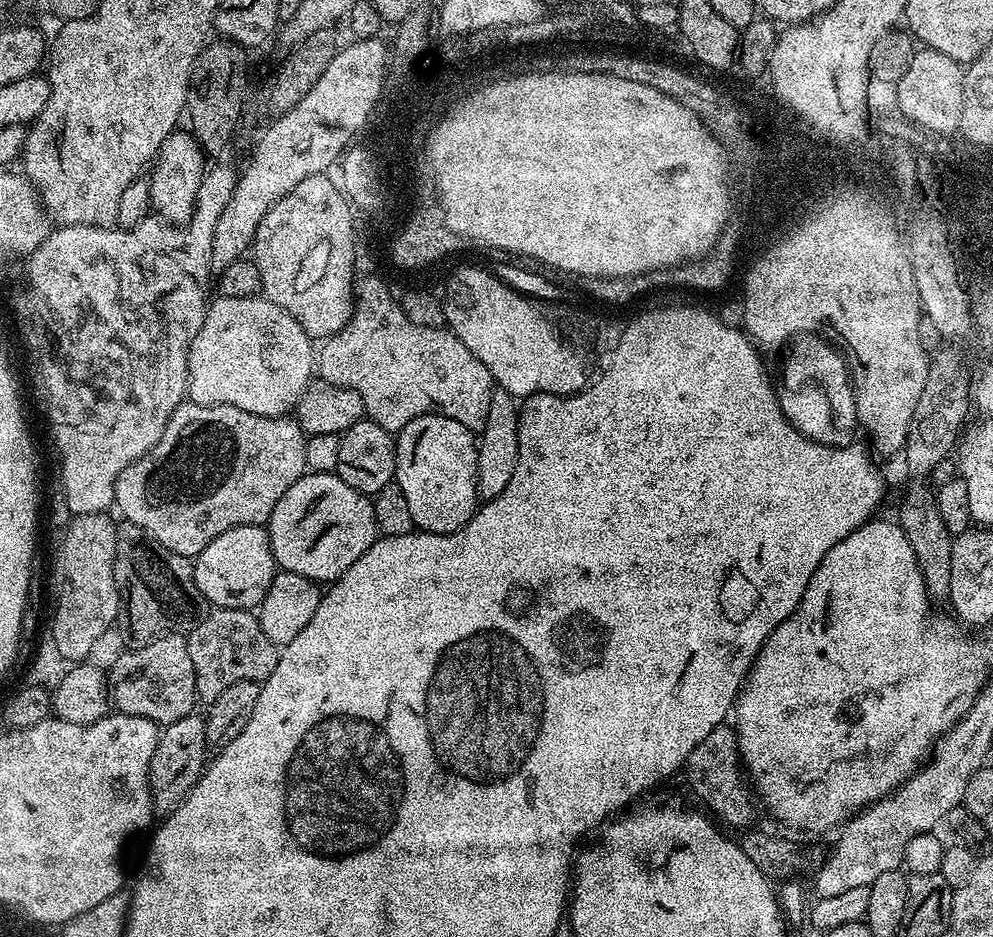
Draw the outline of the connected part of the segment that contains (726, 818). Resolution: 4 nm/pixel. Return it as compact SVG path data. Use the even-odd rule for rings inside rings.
M731 723L714 726L714 730L710 730L710 734L706 734L706 738L698 742L698 746L694 746L686 765L687 772L689 786L696 791L697 798L705 804L703 807L717 821L722 820L730 827L738 828L737 830L751 829L757 823L755 820L758 804L746 783L740 747L736 745L736 730Z

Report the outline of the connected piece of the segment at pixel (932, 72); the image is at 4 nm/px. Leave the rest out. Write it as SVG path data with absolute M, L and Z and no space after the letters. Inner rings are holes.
M921 47L910 62L910 70L895 84L902 114L925 132L955 133L962 118L965 75L965 69L954 58L946 58L946 54L933 48Z

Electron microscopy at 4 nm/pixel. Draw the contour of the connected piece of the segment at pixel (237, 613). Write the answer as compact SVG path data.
M213 607L205 615L203 620L196 623L196 627L187 633L188 649L190 650L190 662L194 666L194 686L196 687L196 699L201 705L207 706L227 690L234 686L234 682L254 682L260 684L274 674L274 666L278 666L281 649L262 631L260 617L255 611L247 608L218 608Z

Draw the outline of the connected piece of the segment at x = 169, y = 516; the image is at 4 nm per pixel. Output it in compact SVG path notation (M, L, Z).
M181 402L174 410L174 414L170 414L170 418L166 422L166 430L162 430L162 438L158 438L158 442L145 456L138 458L130 466L126 466L126 470L122 470L122 474L116 480L115 511L120 511L127 523L138 526L145 534L159 542L162 547L170 549L171 552L179 556L195 558L199 552L206 550L206 546L210 546L210 542L214 542L214 538L218 538L218 534L226 534L226 530L238 526L250 526L251 524L267 525L274 506L278 506L278 498L282 498L282 494L286 494L286 490L290 490L290 486L294 486L294 482L298 482L298 478L305 475L305 439L304 431L297 426L295 419L292 418L259 416L225 404Z

